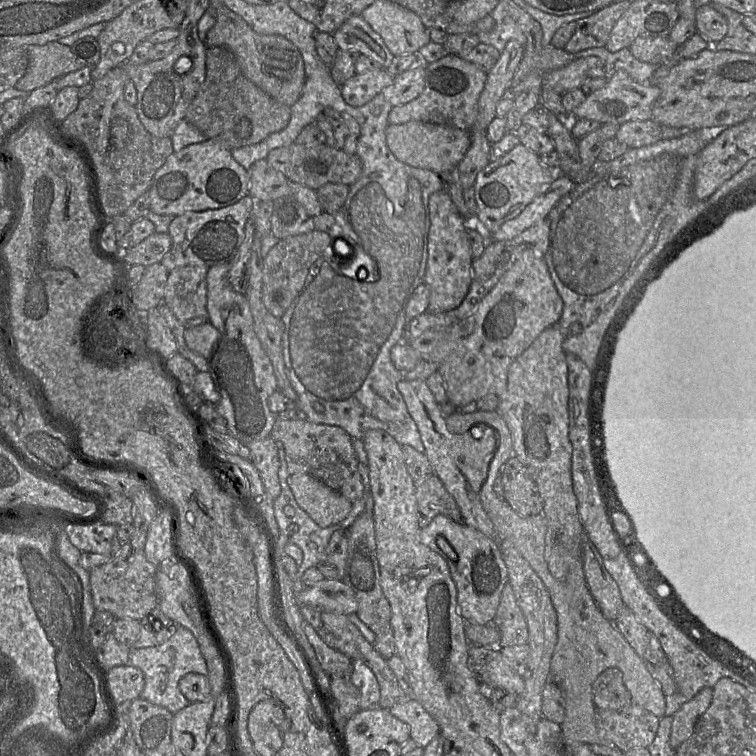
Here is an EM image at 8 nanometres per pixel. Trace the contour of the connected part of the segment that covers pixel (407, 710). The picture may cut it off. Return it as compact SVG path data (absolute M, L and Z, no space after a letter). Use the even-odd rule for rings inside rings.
M414 698L393 705L389 708L389 711L408 725L410 738L419 747L425 748L436 735L440 734L438 723Z

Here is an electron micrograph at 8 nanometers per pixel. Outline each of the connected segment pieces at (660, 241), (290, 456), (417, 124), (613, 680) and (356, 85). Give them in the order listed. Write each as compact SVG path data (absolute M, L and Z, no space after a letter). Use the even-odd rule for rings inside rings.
M686 130L677 138L660 140L654 144L638 148L629 148L623 155L612 161L597 161L589 172L589 178L582 183L575 184L573 189L563 196L550 211L548 215L548 221L550 223L550 245L544 255L544 259L549 268L555 287L563 300L562 315L556 325L566 336L563 341L563 349L565 352L573 353L578 356L590 371L593 369L605 331L624 296L678 231L707 207L708 200L696 199L692 191L696 161L705 143L702 133L695 130ZM574 322L579 322L583 327L583 331L578 335L573 335L569 332L569 327Z
M276 417L271 437L283 445L289 475L304 473L320 480L352 503L364 494L364 485L358 471L359 460L352 438L339 426L316 424L306 419L287 420Z
M413 120L404 124L388 125L386 142L390 151L401 162L440 174L458 166L471 145L472 137L470 131Z
M607 668L593 683L593 702L596 709L621 710L631 705L631 695L623 683L618 668Z
M386 69L356 74L341 86L343 99L350 106L363 106L380 94L384 88L392 85L395 77Z

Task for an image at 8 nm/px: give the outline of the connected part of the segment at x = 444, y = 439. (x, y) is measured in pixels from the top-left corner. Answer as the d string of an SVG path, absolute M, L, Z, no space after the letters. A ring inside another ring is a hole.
M404 378L398 382L397 388L417 425L425 447L425 454L433 471L455 499L461 512L462 521L486 536L496 538L494 526L484 511L479 498L481 486L494 456L496 442L494 430L489 428L485 432L478 432L478 430L471 429L462 434L453 434L447 428L446 416L441 410L441 405L436 401L425 380Z

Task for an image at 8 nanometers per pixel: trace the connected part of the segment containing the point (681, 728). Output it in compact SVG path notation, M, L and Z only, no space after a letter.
M703 688L672 716L669 742L674 750L693 734L698 719L711 705L712 697L713 689Z

